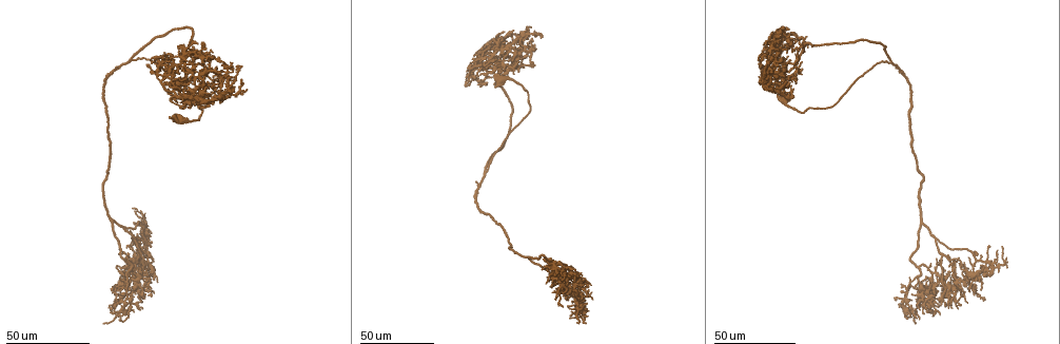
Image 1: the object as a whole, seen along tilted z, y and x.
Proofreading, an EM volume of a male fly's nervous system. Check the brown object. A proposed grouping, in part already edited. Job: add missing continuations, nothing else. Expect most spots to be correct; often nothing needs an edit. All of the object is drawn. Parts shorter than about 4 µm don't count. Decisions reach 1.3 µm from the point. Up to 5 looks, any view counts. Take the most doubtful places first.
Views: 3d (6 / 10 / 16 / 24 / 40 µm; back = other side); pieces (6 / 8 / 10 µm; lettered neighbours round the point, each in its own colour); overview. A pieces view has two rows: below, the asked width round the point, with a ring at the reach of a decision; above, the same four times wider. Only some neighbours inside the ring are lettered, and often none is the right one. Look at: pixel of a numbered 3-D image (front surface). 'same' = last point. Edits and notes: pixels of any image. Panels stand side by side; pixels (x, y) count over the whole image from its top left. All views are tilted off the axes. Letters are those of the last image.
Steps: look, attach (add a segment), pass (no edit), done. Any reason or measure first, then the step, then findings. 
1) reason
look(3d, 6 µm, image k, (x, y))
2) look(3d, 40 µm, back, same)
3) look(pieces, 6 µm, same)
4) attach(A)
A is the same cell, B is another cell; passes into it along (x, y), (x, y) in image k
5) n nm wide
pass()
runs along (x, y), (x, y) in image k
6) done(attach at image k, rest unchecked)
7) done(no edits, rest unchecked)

free end
look(3d, 24 µm, image 1, (778, 48))

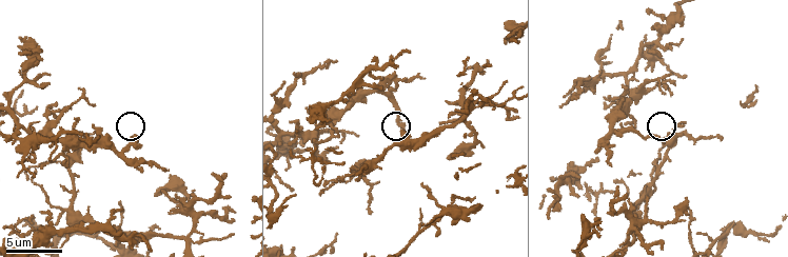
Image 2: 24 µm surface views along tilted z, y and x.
look(pieces, 8 µm, image 2, (664, 139))

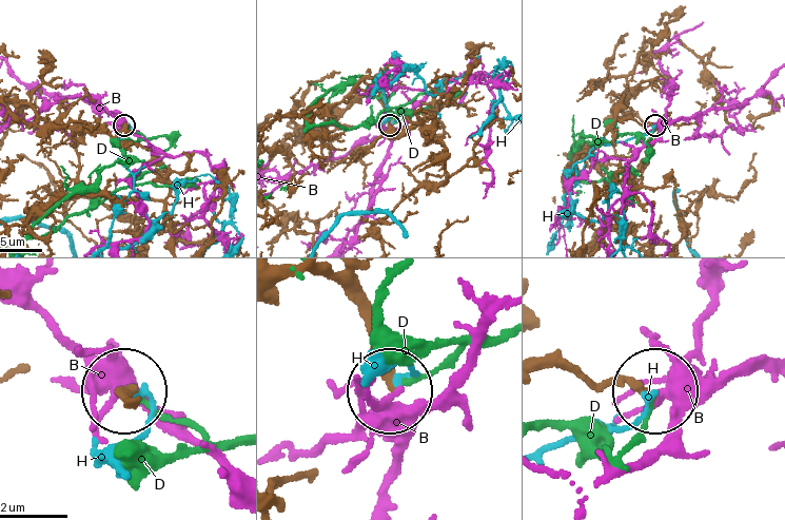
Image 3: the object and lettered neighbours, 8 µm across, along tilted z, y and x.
pass()
B, D and H are other cells; runs along (549, 364), (645, 385) in image 3; none of them fits

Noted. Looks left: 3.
branch stops here
look(3d, 40 µm, image 1, (493, 64))

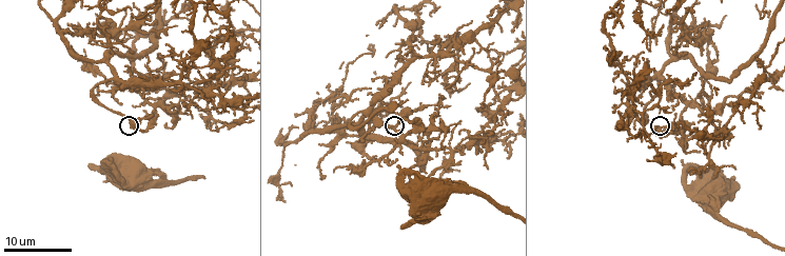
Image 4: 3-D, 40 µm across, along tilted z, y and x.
look(pieces, 6 µm, image 4, (398, 120))

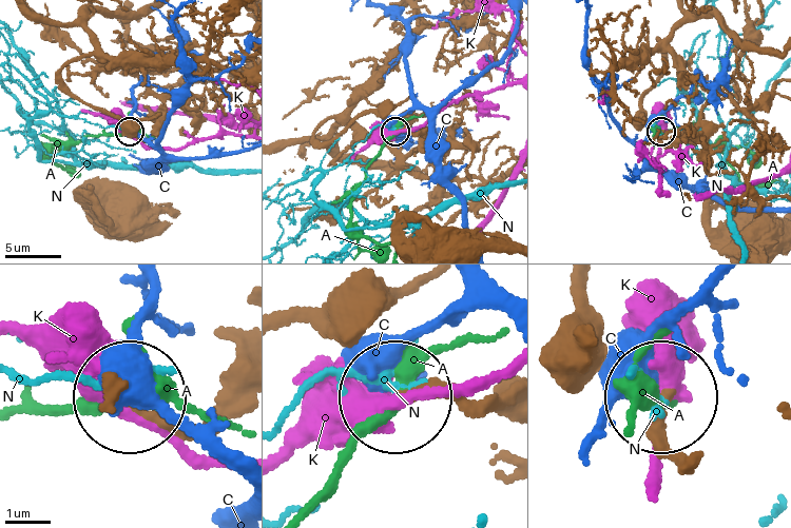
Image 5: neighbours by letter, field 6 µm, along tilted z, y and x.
pass()
A, C, K and N are other cells; runs along (689, 457), (660, 433), (658, 398) in image 5; none of them fits

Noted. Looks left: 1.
done(no edits, rest unchecked)

